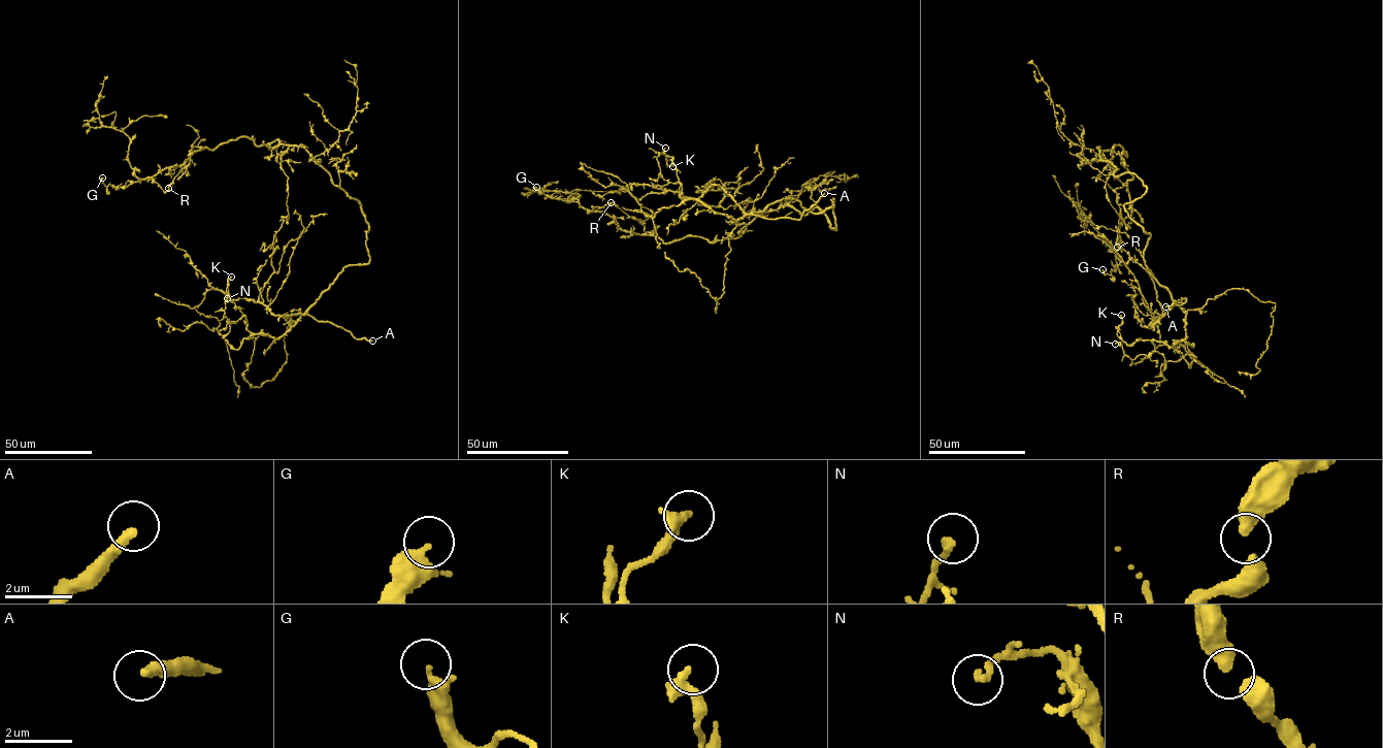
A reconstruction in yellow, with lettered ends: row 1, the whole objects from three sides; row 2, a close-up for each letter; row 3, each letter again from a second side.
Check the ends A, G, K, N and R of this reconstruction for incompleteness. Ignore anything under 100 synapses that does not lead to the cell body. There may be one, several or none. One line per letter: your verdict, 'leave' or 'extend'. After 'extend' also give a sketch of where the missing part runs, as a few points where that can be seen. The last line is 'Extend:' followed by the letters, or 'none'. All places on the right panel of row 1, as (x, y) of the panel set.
A: extend; missing branch runs (1165, 306), (1155, 278), (1162, 239)
G: leave
K: leave
N: leave
R: leave
Extend: A

